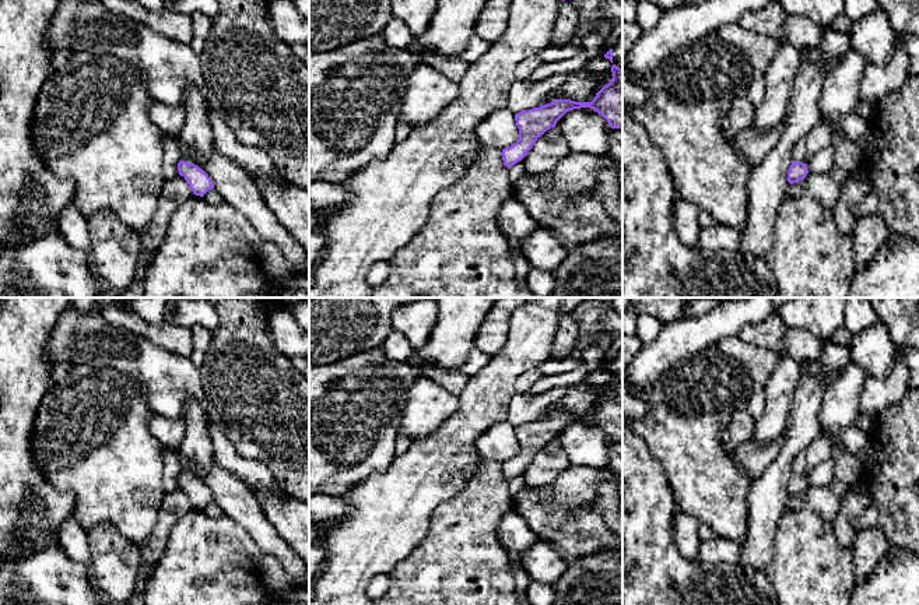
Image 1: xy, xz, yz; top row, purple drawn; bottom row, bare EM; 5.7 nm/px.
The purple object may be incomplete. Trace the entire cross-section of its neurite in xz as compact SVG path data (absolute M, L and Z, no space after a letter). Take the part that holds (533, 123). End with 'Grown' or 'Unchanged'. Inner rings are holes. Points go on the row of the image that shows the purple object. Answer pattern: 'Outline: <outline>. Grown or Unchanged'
Outline: M613 64L613 78L593 98L592 102L575 102L555 99L551 103L515 115L519 129L519 140L502 150L504 165L509 169L522 161L532 150L539 137L555 127L557 122L569 110L590 108L601 115L611 129L622 130L622 70Z. Unchanged

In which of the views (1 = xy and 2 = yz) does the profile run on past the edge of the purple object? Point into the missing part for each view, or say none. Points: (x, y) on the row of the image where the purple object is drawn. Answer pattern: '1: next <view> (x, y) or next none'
1: next none
2: next none

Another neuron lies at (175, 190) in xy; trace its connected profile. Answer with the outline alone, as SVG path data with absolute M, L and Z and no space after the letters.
M179 173L165 180L164 187L159 193L157 210L151 221L138 229L141 239L141 253L152 252L157 253L168 231L169 221L176 208L185 203L193 194L186 179Z

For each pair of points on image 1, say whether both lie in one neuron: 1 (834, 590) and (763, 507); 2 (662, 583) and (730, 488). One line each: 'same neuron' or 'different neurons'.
1: different neurons
2: different neurons

